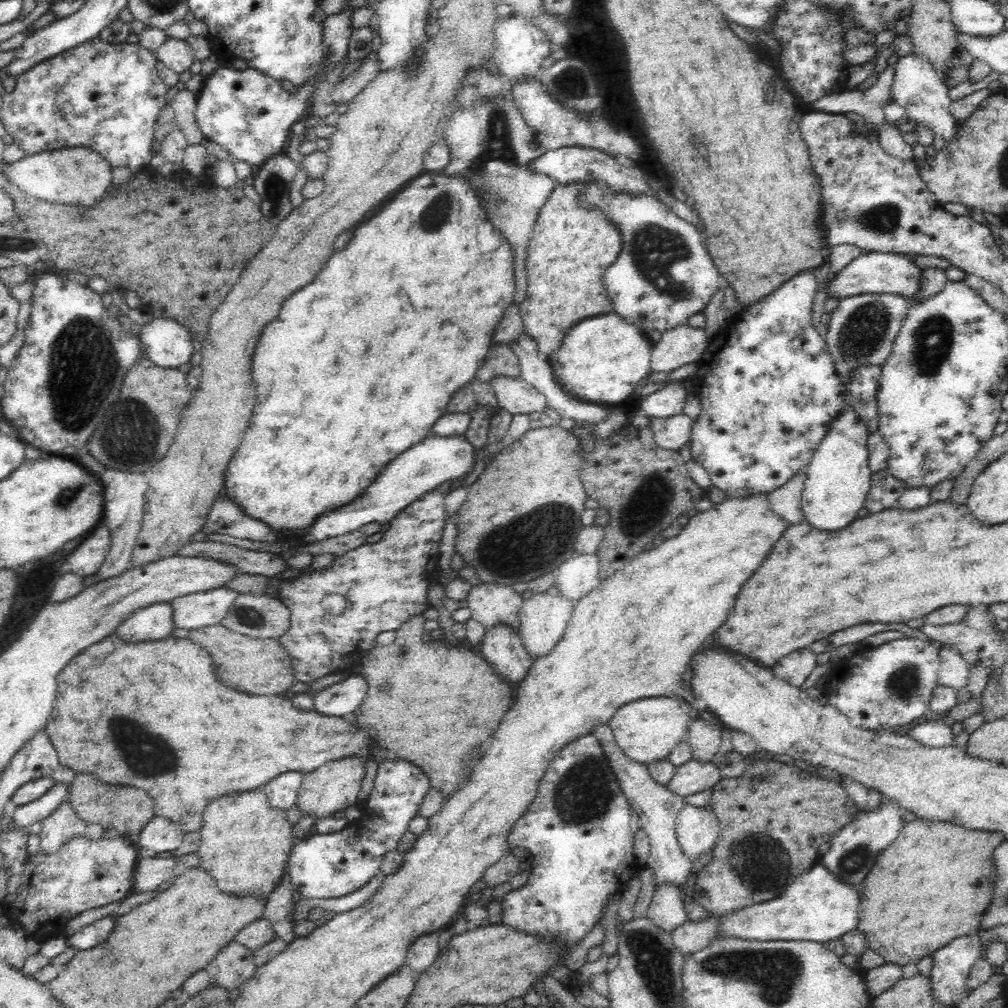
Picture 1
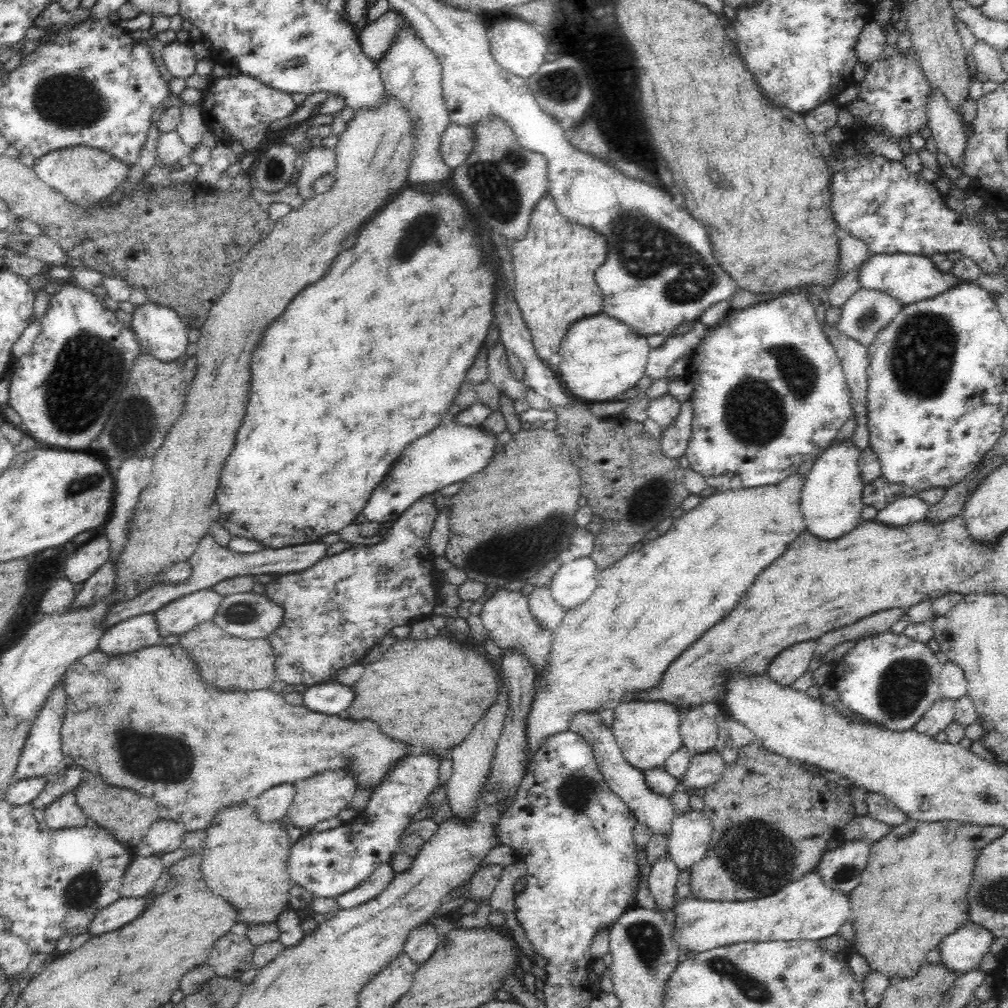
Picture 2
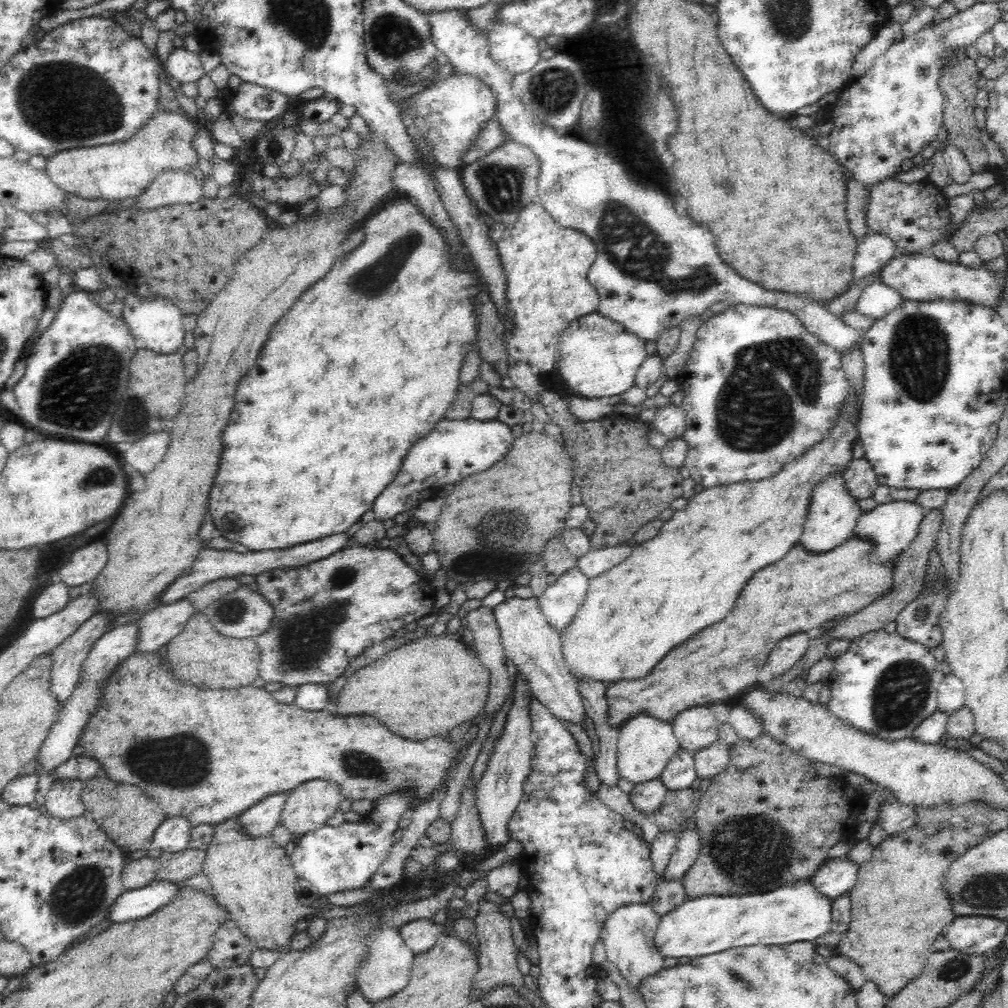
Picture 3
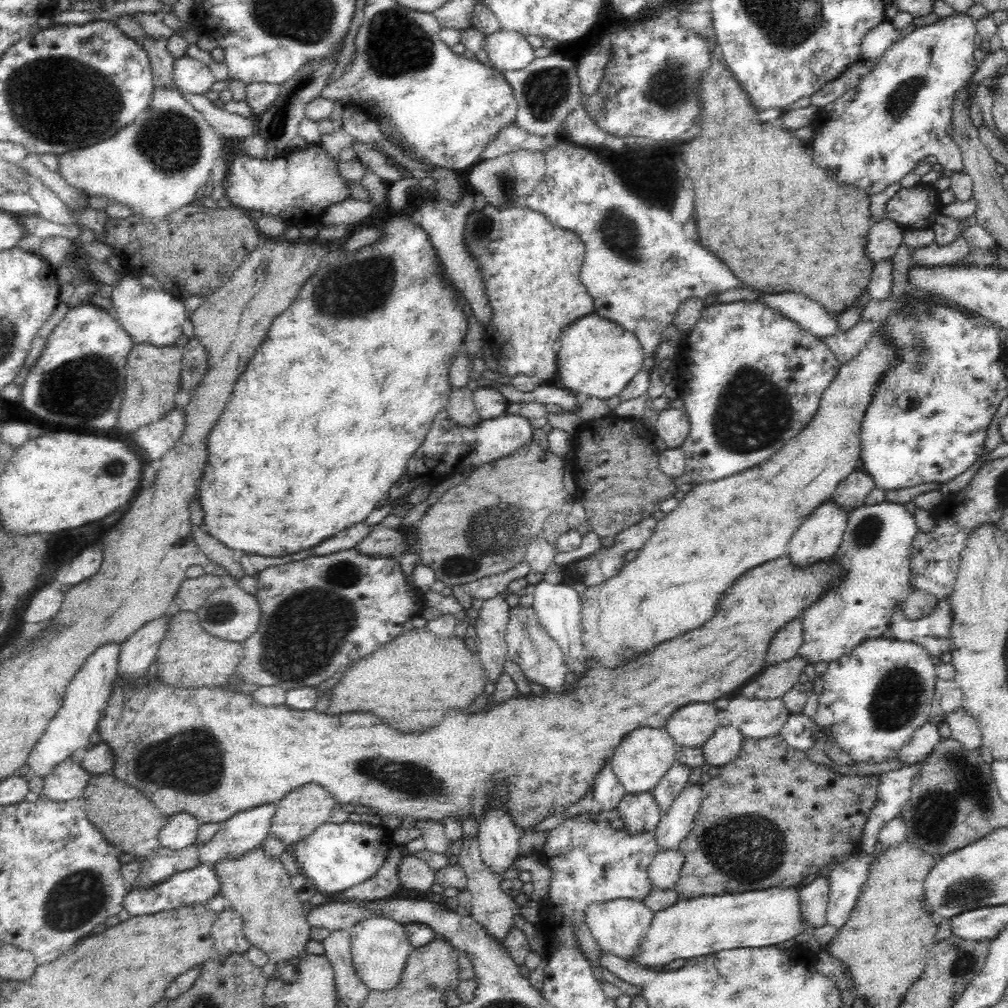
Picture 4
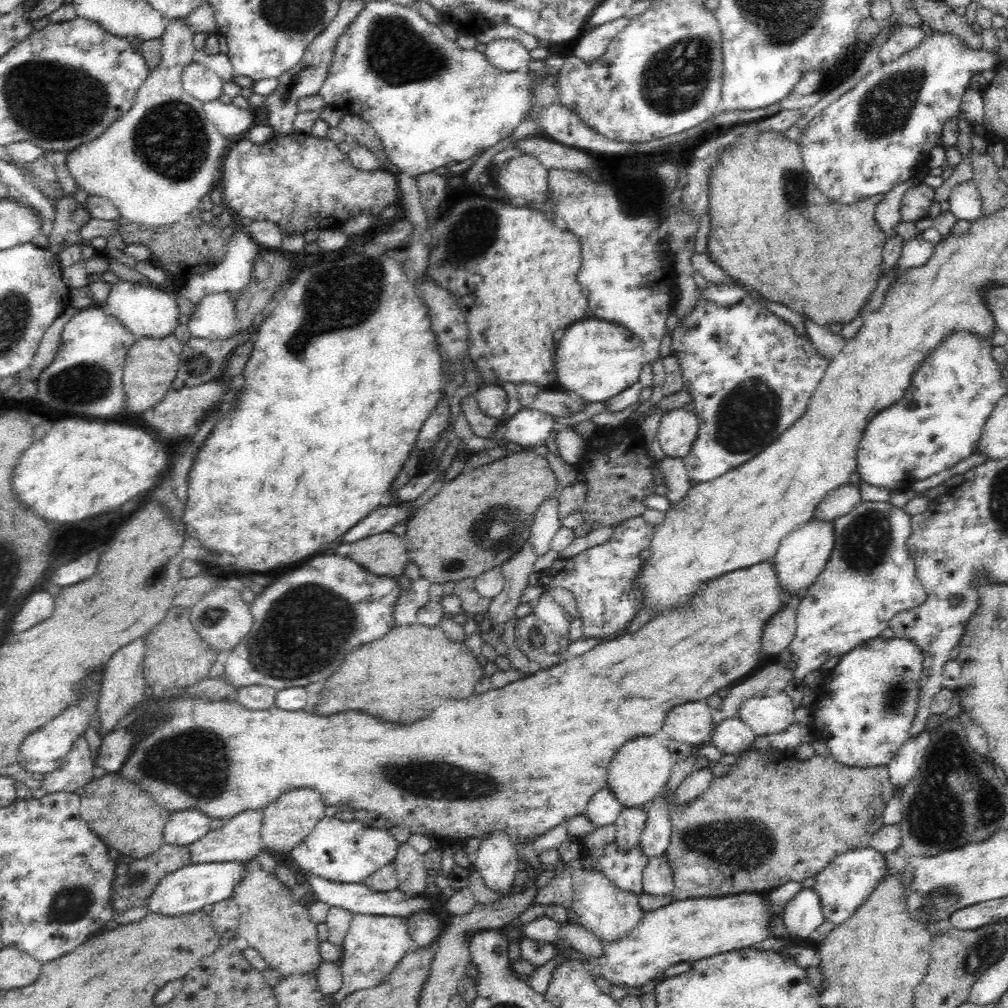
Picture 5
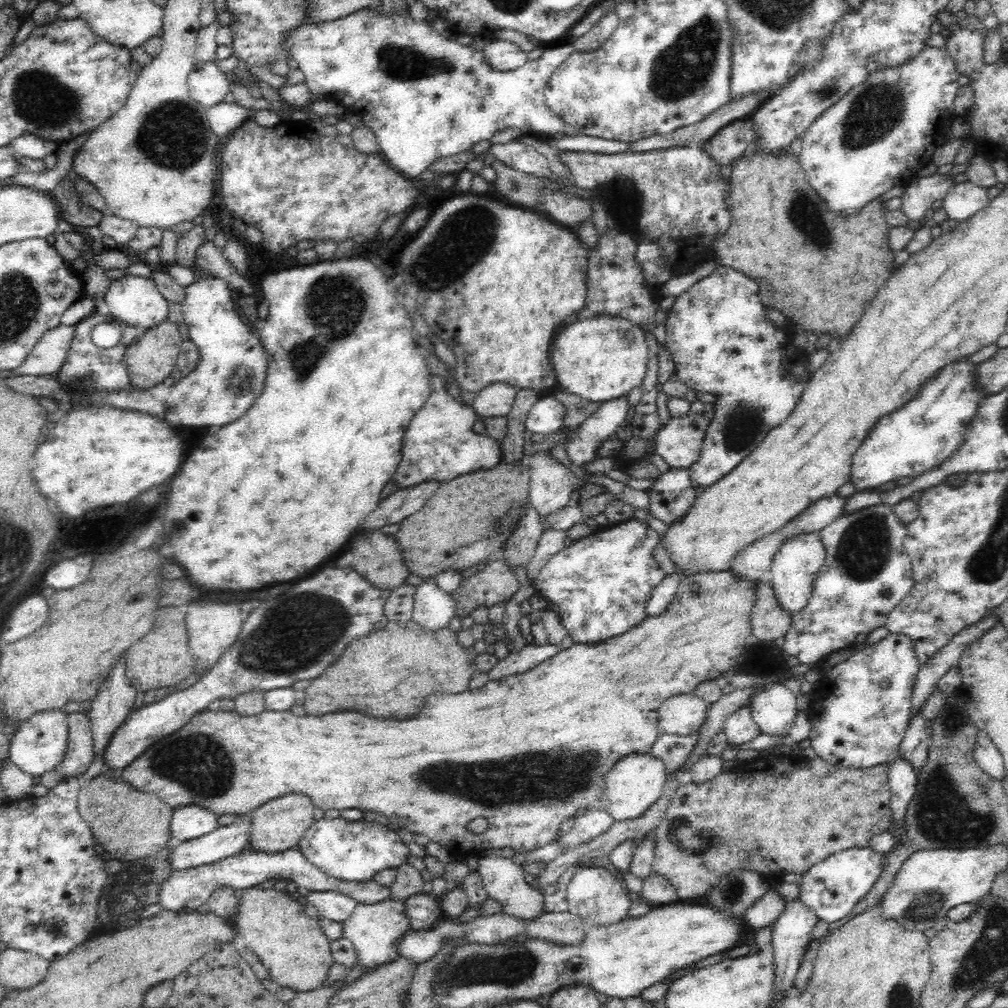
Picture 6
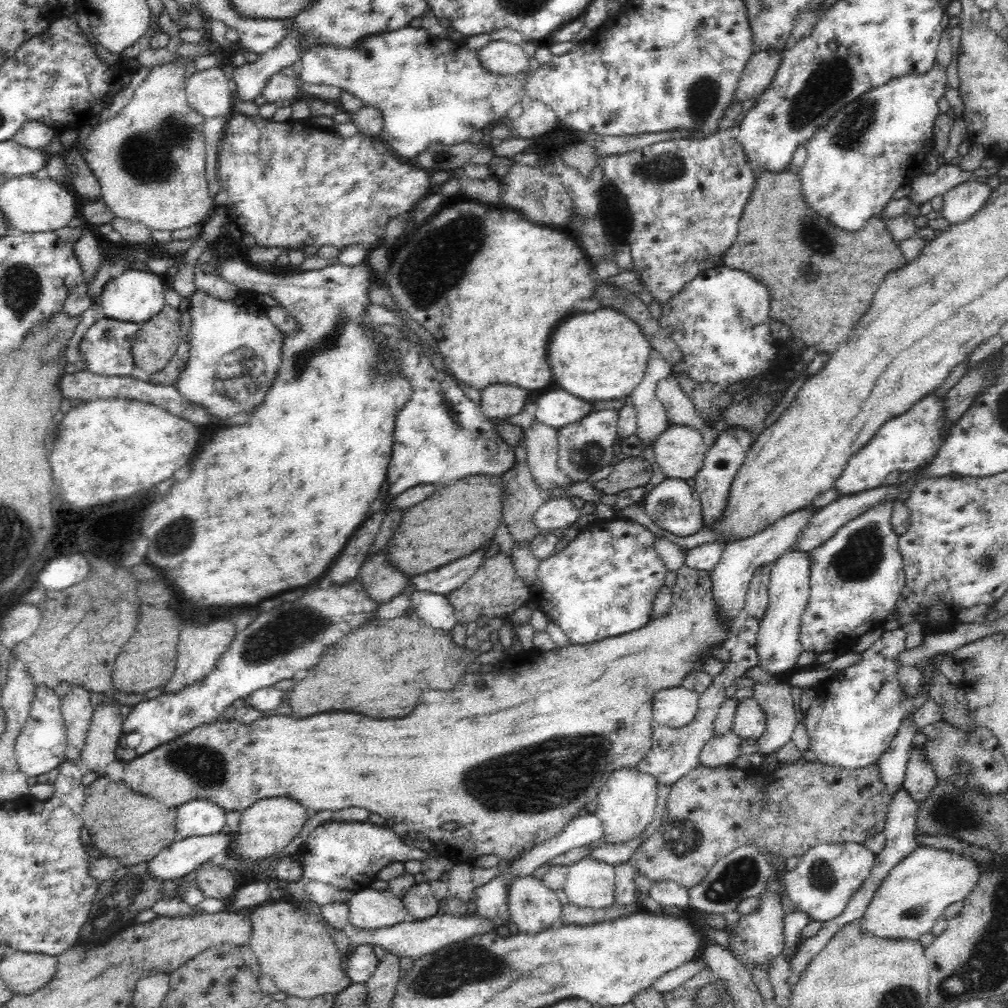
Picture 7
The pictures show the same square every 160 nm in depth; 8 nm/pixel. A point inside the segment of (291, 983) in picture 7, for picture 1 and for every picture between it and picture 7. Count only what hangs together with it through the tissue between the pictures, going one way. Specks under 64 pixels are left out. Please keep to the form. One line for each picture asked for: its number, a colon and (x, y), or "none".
1: (245, 844)
2: (244, 860)
3: (253, 878)
4: (258, 887)
5: (272, 921)
6: (271, 923)

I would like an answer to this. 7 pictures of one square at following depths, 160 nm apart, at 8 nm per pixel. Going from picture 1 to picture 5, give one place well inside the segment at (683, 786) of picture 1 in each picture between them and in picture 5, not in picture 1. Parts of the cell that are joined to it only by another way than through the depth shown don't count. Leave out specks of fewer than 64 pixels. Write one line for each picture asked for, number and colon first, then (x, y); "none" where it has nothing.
2: (704, 769)
3: (713, 759)
4: (723, 746)
5: (732, 736)

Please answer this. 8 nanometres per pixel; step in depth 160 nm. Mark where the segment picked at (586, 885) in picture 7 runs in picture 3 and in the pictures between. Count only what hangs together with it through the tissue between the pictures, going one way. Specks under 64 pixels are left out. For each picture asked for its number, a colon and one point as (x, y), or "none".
3: (628, 935)
4: (619, 925)
5: (609, 913)
6: (594, 894)

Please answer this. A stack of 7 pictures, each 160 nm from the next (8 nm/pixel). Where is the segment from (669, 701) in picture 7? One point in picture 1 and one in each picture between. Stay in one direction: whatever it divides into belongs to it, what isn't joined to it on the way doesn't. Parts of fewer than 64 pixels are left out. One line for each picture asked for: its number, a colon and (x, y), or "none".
1: (704, 734)
2: (699, 732)
3: (695, 728)
4: (691, 726)
5: (689, 723)
6: (683, 714)

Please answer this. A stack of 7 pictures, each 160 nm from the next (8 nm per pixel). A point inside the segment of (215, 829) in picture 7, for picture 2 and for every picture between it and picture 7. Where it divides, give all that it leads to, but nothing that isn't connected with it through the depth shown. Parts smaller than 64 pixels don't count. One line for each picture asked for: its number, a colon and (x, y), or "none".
2: (164, 836)
3: (173, 834)
4: (180, 830)
5: (183, 827)
6: (188, 822)

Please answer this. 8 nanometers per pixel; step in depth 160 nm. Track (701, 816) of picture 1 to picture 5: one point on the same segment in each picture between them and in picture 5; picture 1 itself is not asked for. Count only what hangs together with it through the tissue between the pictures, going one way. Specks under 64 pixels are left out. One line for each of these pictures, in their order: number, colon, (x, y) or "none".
2: (689, 839)
3: (688, 846)
4: (664, 871)
5: (657, 880)

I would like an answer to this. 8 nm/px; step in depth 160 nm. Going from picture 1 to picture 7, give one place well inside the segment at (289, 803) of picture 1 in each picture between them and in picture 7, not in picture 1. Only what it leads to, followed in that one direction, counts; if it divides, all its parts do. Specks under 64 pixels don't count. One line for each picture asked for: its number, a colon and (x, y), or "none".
2: (272, 805)
3: (261, 818)
4: (242, 832)
5: (239, 839)
6: (225, 841)
7: (183, 856)

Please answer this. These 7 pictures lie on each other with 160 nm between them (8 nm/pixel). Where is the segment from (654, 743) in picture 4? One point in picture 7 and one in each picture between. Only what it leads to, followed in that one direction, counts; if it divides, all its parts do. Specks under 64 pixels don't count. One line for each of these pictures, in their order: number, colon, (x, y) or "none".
5: (640, 770)
6: (635, 782)
7: (626, 804)

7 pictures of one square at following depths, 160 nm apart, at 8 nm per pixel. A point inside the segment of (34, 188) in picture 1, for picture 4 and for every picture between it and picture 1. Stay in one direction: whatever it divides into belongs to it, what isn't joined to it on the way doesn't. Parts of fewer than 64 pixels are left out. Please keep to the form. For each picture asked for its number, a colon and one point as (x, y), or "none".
2: (85, 176)
3: (126, 169)
4: (155, 166)

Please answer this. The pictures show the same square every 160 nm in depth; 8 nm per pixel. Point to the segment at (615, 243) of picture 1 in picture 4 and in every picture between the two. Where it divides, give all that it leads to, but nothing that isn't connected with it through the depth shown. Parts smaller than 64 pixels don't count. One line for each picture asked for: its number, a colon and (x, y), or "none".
2: (554, 264)
3: (547, 265)
4: (530, 266)

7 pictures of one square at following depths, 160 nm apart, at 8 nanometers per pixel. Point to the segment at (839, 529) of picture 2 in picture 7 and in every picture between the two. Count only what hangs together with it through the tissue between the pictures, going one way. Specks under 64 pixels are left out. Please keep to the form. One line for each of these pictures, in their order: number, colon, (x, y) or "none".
3: (833, 512)
4: (819, 537)
5: (802, 555)
6: (794, 566)
7: (778, 644)

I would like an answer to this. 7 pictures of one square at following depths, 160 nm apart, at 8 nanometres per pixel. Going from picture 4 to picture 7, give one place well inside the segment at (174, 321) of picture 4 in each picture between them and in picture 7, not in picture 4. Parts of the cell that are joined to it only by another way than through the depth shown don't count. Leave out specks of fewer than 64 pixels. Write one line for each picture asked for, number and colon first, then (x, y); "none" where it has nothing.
5: (152, 312)
6: (134, 300)
7: (136, 296)

